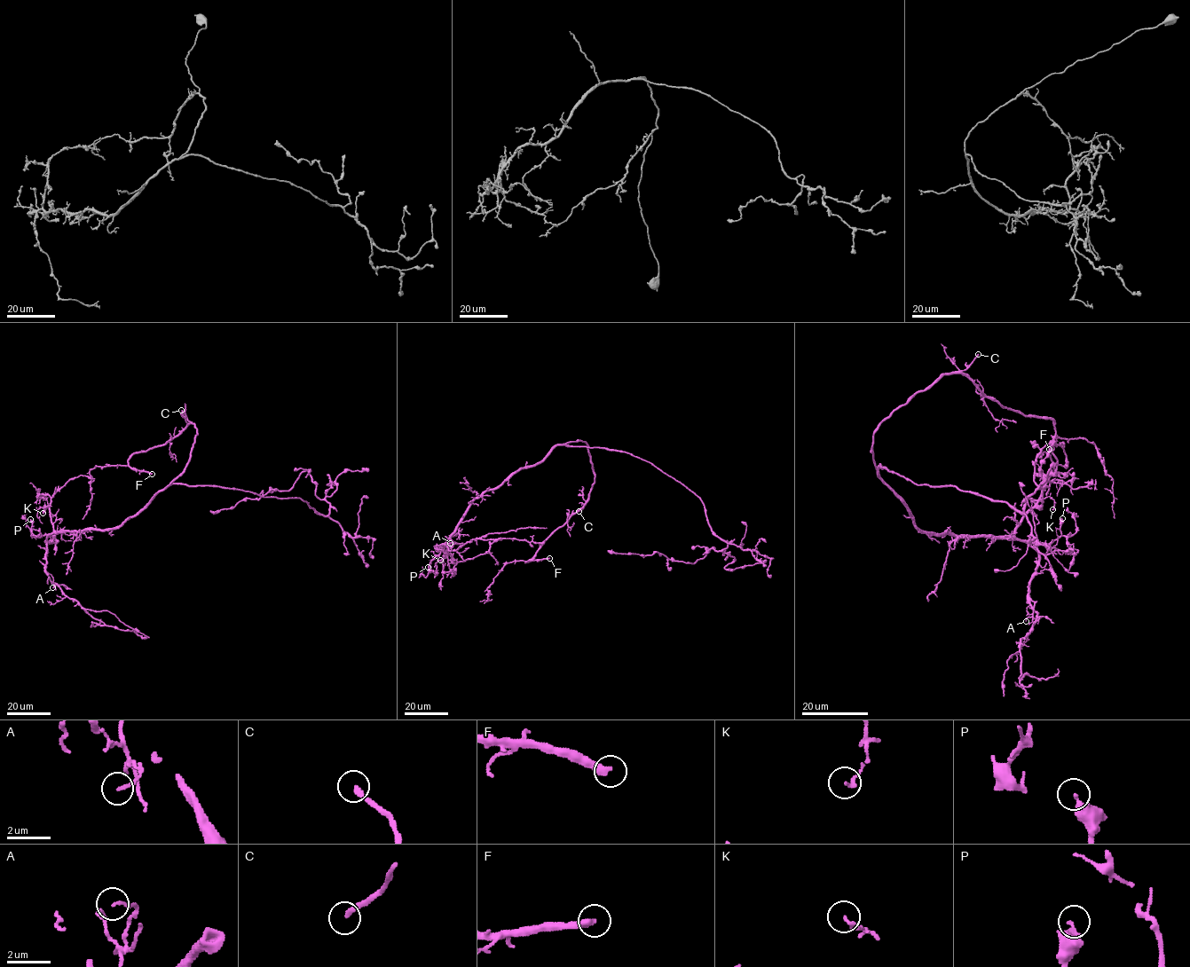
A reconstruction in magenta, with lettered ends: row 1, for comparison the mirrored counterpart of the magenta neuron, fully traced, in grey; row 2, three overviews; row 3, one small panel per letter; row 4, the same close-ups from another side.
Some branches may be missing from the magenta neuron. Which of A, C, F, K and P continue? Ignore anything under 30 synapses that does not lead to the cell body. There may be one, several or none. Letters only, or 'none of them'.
C, F

